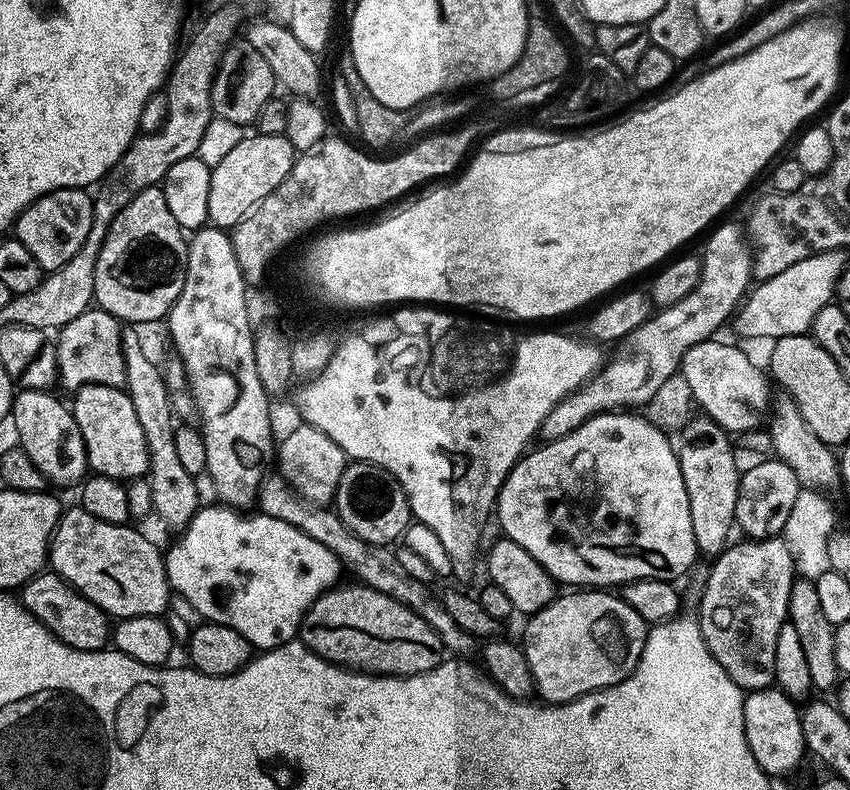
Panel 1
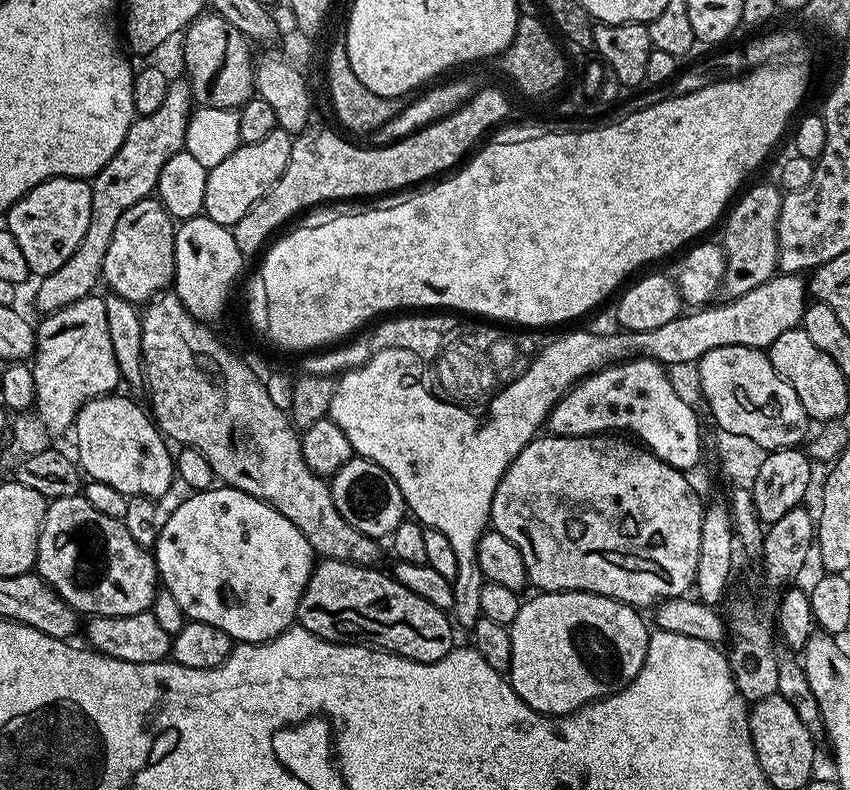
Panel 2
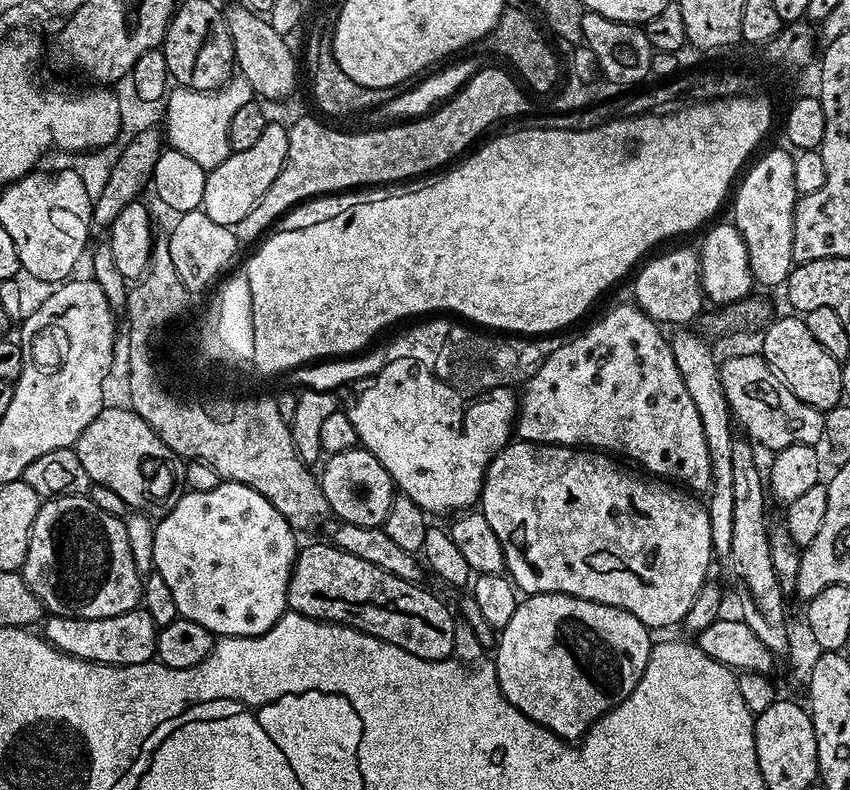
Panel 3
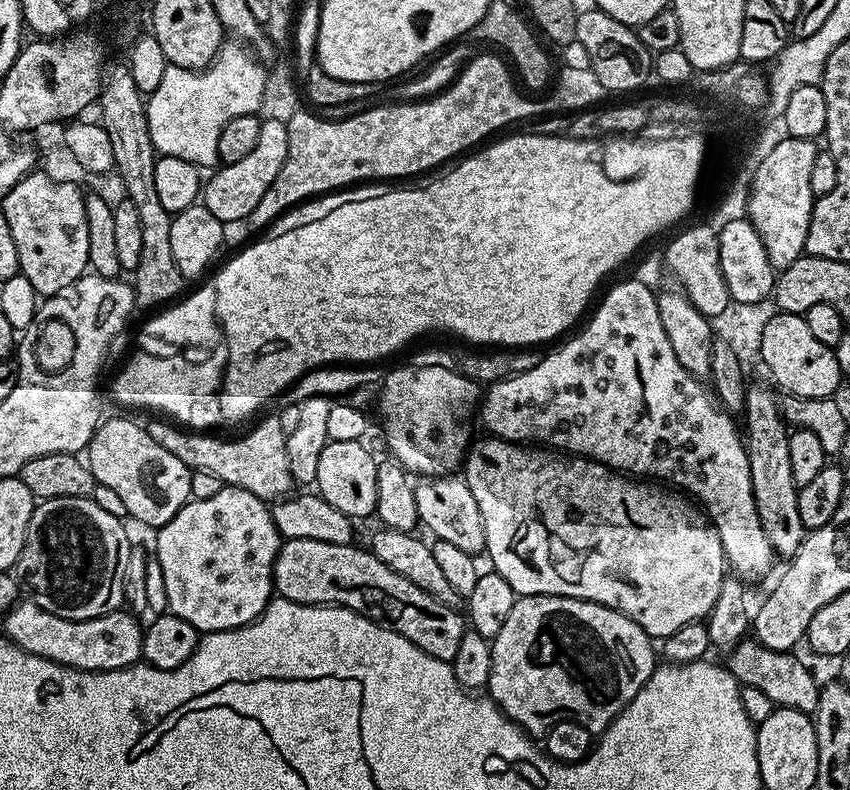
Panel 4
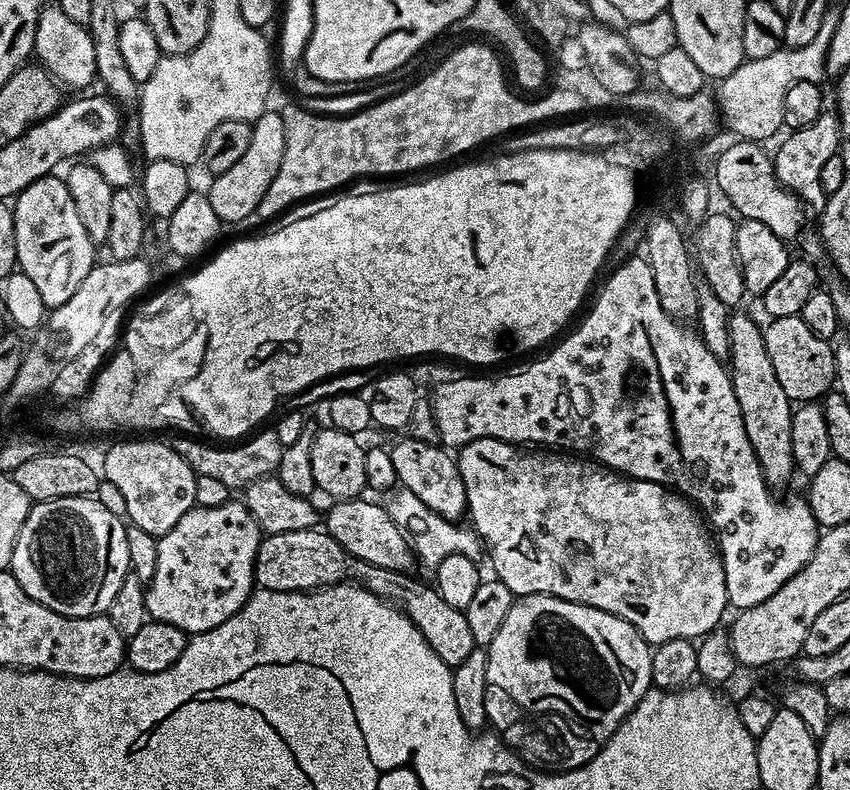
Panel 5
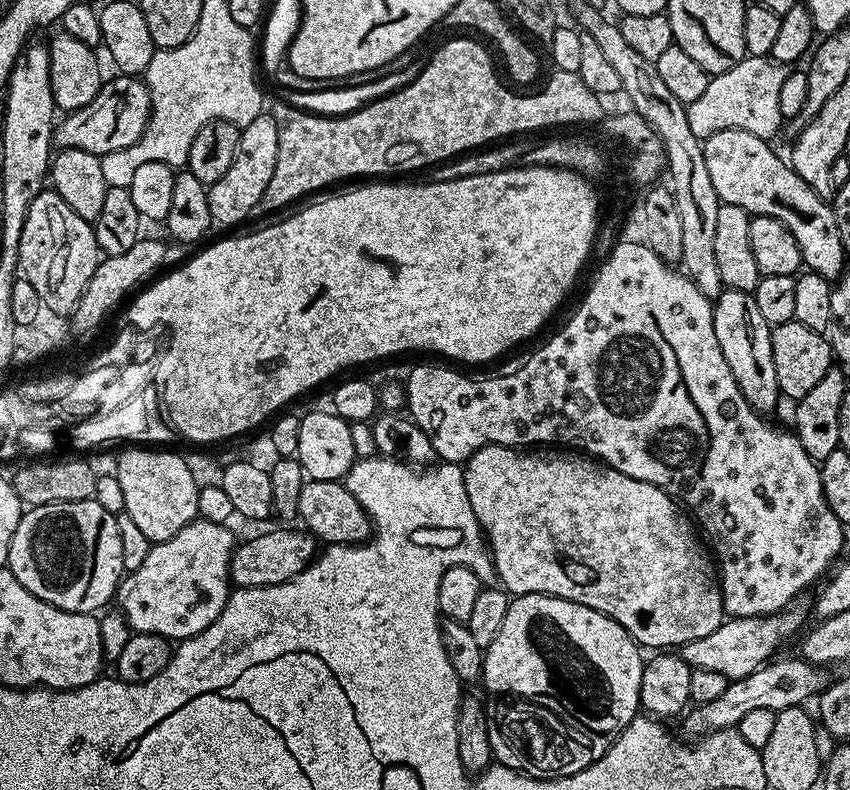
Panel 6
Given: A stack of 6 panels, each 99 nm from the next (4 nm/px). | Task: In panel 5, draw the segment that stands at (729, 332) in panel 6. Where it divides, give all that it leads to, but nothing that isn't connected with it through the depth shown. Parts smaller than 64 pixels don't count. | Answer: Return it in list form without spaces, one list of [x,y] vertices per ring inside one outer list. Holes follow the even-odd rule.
[[[740,312],[729,315],[728,329],[730,330],[730,375],[734,398],[738,398],[738,410],[742,410],[742,422],[746,426],[746,438],[750,438],[750,446],[758,458],[758,466],[762,470],[764,480],[773,490],[784,488],[788,479],[796,472],[796,463],[792,457],[790,430],[792,429],[793,401],[789,400],[786,390],[778,382],[778,374],[774,374],[774,365],[770,363],[770,354],[766,354],[764,328],[756,325],[746,313]]]

